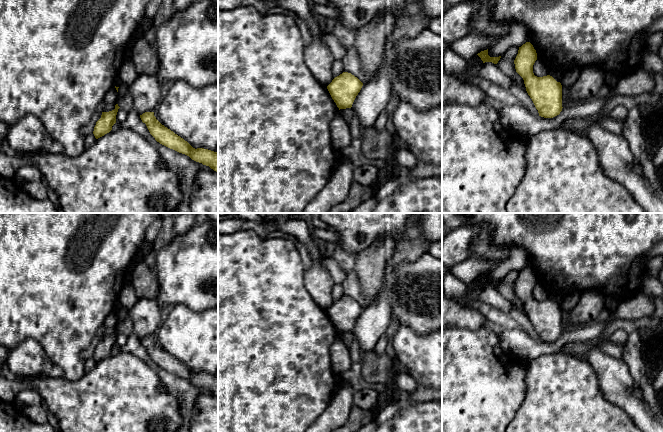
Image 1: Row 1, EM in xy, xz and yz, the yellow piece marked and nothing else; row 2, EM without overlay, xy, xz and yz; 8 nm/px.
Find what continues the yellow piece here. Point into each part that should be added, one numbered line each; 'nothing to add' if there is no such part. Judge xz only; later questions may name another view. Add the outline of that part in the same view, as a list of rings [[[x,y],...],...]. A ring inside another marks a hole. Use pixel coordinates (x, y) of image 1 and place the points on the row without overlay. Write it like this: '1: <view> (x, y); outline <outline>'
nothing to add

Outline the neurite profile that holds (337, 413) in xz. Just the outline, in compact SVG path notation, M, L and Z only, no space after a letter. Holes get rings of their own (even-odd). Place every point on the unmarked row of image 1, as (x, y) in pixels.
M346 381L339 388L327 409L305 432L333 432L343 426L354 406L356 390Z

